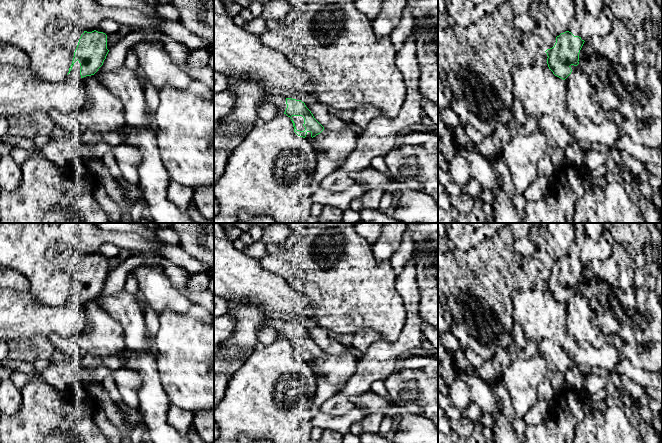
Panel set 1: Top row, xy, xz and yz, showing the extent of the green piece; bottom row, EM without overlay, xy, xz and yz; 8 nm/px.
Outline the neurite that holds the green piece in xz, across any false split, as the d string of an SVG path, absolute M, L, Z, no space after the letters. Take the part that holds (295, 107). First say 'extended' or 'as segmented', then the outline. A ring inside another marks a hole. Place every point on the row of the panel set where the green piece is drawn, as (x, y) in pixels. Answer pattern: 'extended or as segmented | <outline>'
extended | M264 94L260 101L260 104L263 103L274 104L278 113L284 113L290 117L294 132L300 137L305 138L307 133L310 132L313 138L324 130L324 127L314 118L311 111L301 100Z

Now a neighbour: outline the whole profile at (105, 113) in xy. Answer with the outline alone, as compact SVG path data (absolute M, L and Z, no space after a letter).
M94 76L88 80L88 102L87 108L75 113L63 113L59 110L48 113L59 133L77 139L85 131L100 134L122 131L126 125L122 102Z

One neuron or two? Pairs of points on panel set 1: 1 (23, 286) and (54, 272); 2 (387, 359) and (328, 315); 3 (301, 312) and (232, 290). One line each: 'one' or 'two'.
1: two
2: two
3: one

